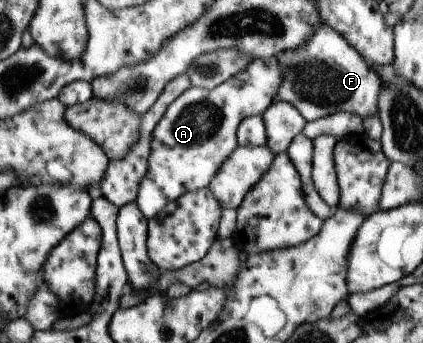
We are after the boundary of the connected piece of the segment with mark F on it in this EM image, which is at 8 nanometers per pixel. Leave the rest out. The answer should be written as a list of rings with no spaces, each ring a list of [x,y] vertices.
[[[319,24],[299,48],[280,53],[277,60],[279,68],[283,68],[283,80],[275,100],[295,106],[306,122],[338,112],[349,112],[362,119],[378,116],[377,100],[383,80],[379,80],[355,48],[327,25]]]

